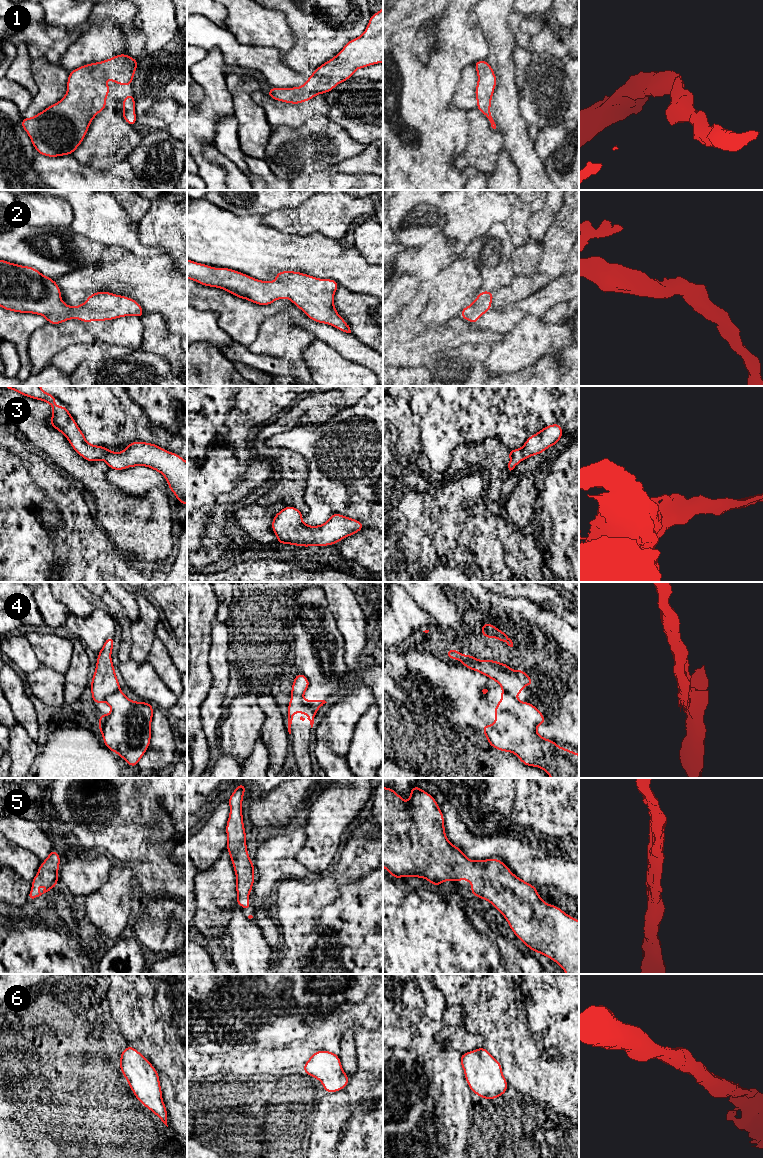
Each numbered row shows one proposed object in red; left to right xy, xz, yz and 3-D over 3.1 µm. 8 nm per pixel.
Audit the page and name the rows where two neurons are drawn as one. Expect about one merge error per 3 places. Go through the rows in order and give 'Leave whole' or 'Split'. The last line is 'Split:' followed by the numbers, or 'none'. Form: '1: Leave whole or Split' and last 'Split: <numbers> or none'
1: Leave whole
2: Leave whole
3: Leave whole
4: Split
5: Leave whole
6: Leave whole
Split: 4

